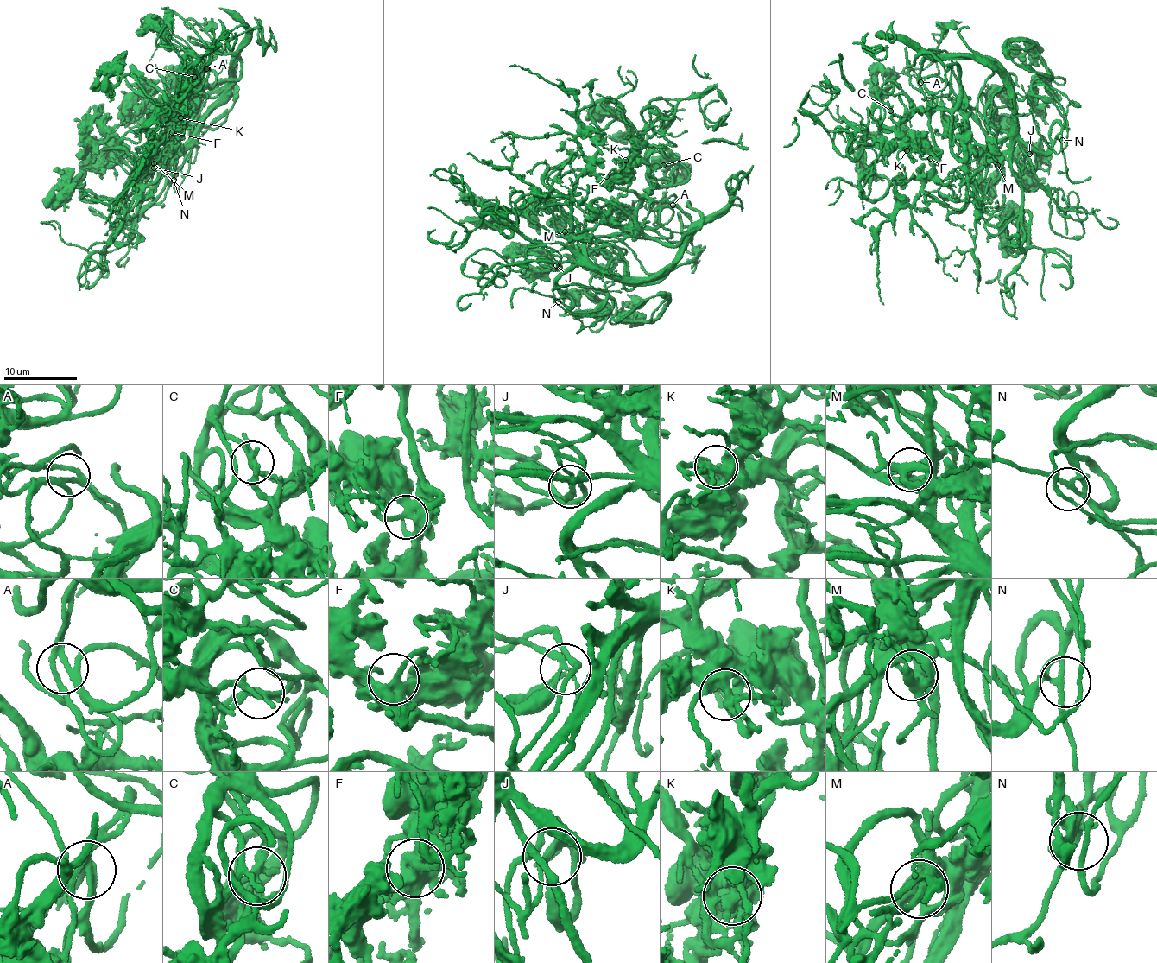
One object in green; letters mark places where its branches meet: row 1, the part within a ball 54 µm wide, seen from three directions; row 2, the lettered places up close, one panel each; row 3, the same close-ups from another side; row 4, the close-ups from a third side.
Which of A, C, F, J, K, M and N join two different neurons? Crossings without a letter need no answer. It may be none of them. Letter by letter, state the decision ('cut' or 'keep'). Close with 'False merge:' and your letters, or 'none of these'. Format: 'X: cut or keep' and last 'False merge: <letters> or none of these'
A: keep
C: cut
F: keep
J: keep
K: keep
M: cut
N: keep
False merge: C, M

